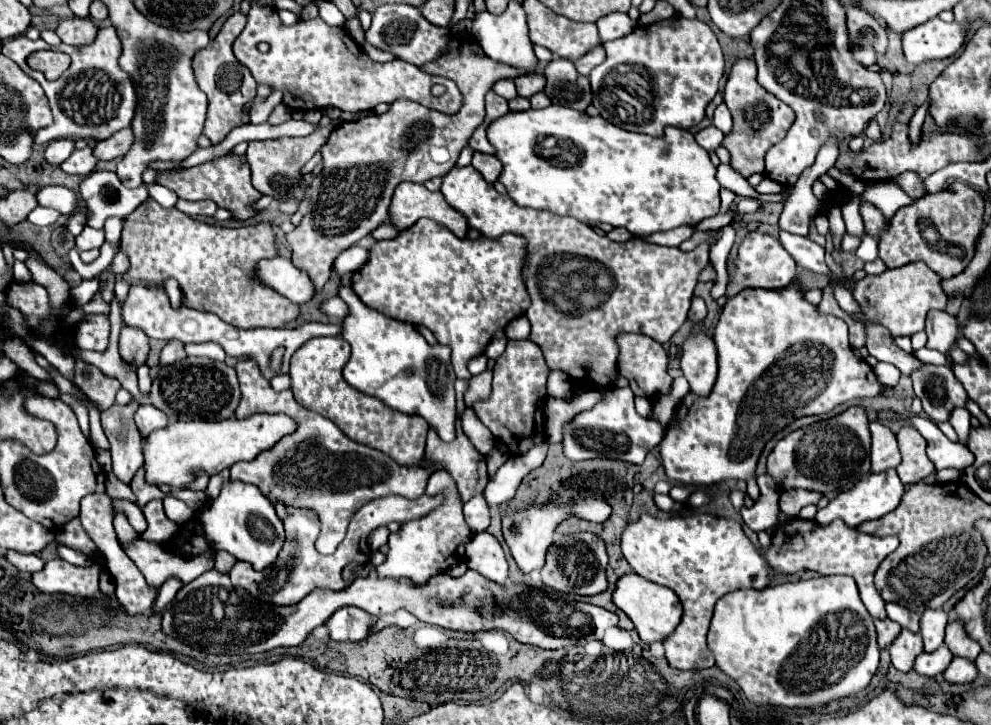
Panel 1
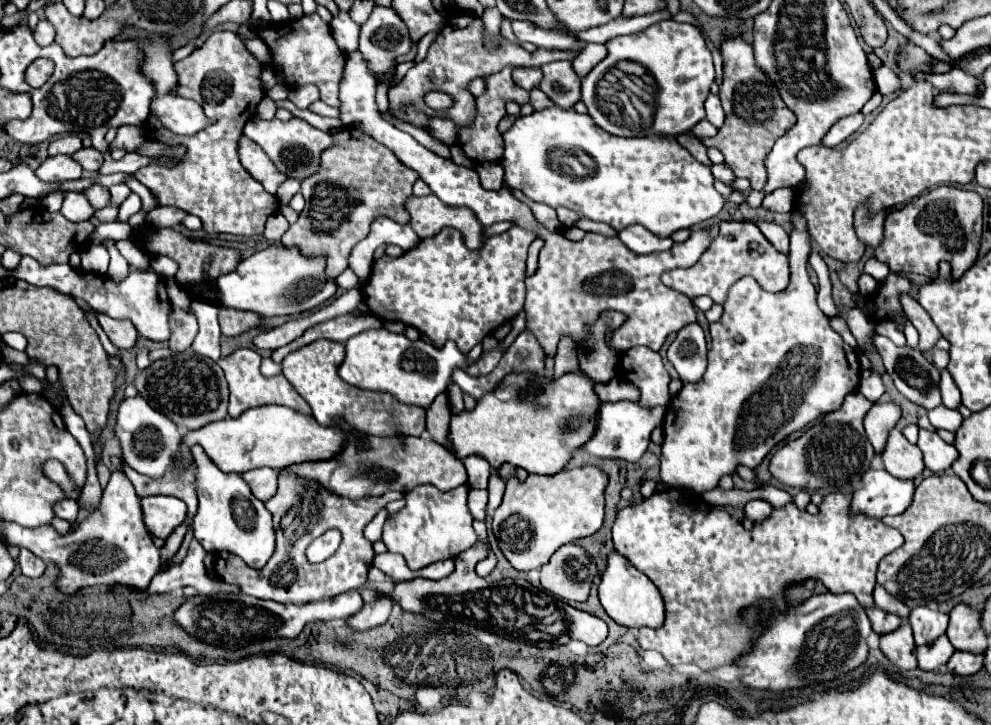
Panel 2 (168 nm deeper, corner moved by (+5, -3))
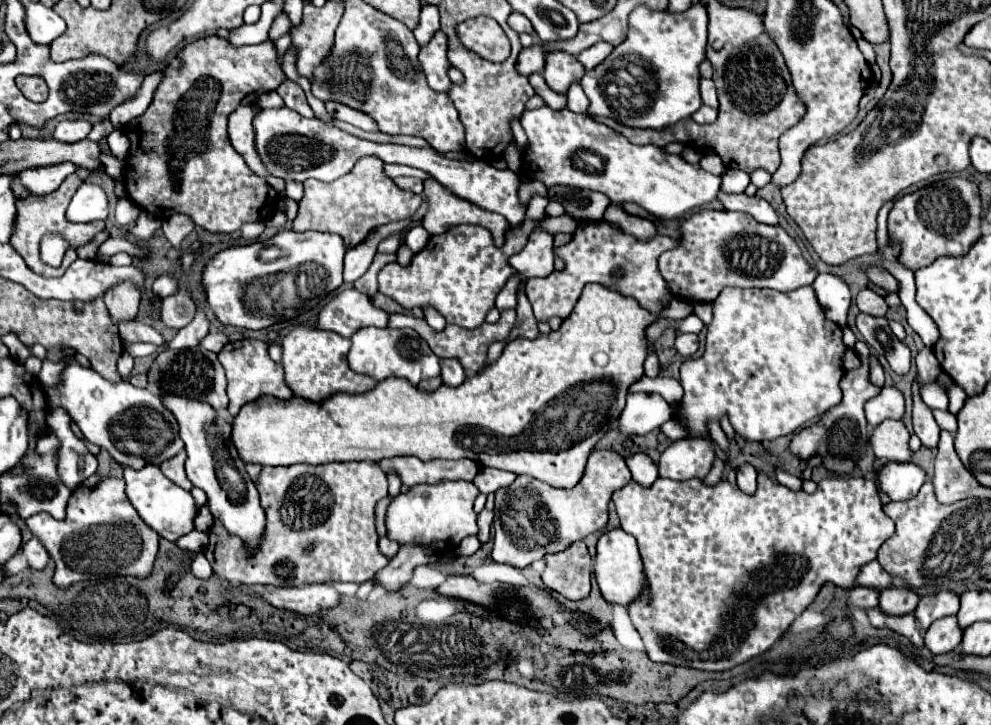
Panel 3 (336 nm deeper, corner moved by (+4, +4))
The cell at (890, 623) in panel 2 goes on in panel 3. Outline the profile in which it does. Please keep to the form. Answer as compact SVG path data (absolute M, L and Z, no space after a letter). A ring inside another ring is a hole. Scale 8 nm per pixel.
M889 588L879 594L879 608L889 616L911 614L917 606L917 596L907 588Z

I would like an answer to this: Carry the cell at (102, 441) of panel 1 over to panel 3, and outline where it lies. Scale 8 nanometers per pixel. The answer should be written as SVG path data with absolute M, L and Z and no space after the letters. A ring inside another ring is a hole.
M181 450L175 458L165 460L159 468L161 468L161 472L163 472L169 480L173 480L177 486L181 486L183 490L191 490L193 484L189 482L187 474L185 474L185 460L187 460L187 454L185 454L185 450Z

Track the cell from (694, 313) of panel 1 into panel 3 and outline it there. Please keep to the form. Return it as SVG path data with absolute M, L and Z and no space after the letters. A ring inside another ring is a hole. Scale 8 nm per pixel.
M677 334L675 338L675 350L681 354L681 356L693 356L699 348L699 338L697 334Z

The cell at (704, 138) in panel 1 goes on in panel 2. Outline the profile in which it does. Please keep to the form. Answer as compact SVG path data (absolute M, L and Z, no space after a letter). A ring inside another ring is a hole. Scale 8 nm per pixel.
M702 119L700 123L696 123L696 125L692 127L692 133L694 133L696 137L714 137L714 135L718 133L718 129L716 129L710 121Z

